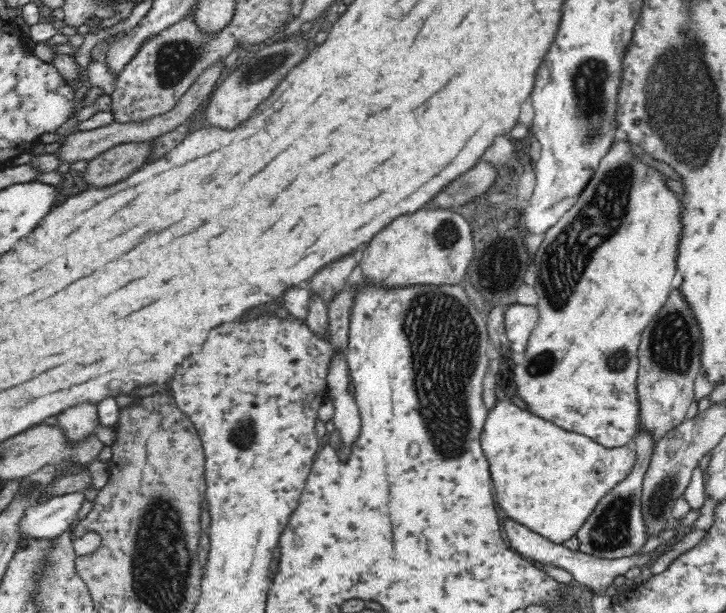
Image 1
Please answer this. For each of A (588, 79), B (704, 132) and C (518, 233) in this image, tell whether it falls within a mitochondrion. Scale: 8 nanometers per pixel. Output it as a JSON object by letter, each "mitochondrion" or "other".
{"A":"mitochondrion","B":"mitochondrion","C":"other"}

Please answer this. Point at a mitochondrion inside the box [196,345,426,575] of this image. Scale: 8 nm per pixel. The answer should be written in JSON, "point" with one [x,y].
{"point":[242,435]}

